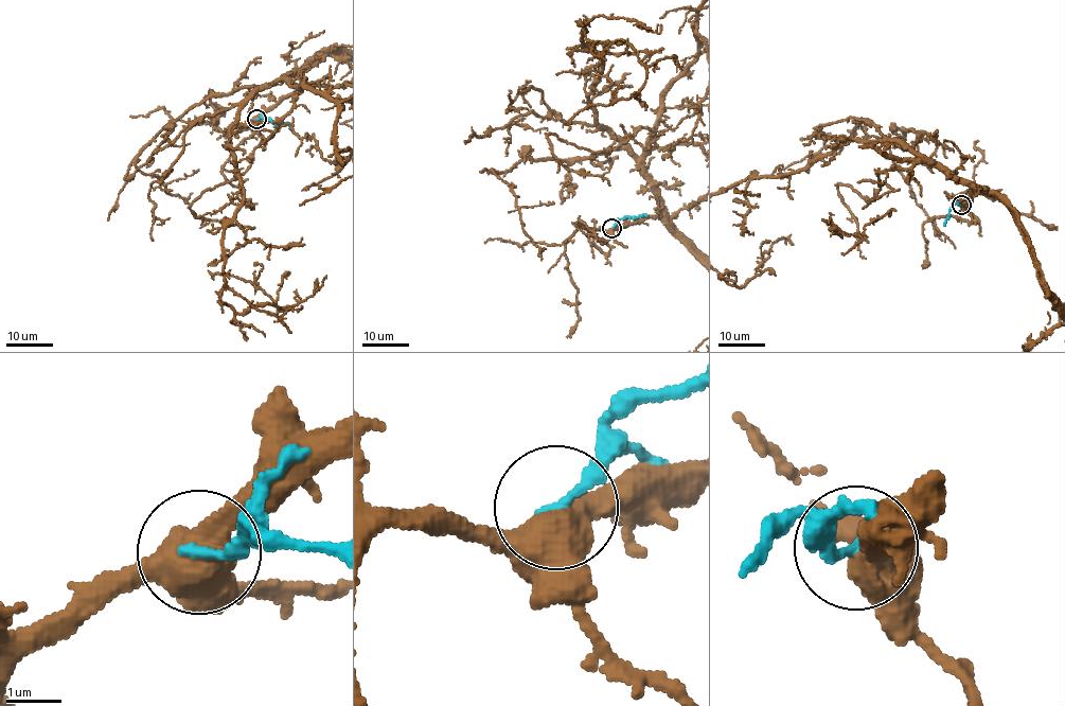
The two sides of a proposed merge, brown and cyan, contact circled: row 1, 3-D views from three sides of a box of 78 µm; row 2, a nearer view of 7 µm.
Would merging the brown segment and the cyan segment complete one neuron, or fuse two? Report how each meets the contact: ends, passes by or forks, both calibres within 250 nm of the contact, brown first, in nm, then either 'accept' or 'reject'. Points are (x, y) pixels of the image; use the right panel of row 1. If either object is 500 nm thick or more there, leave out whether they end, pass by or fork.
650 nm thick on the brown side, 180 nm on the other; reject

